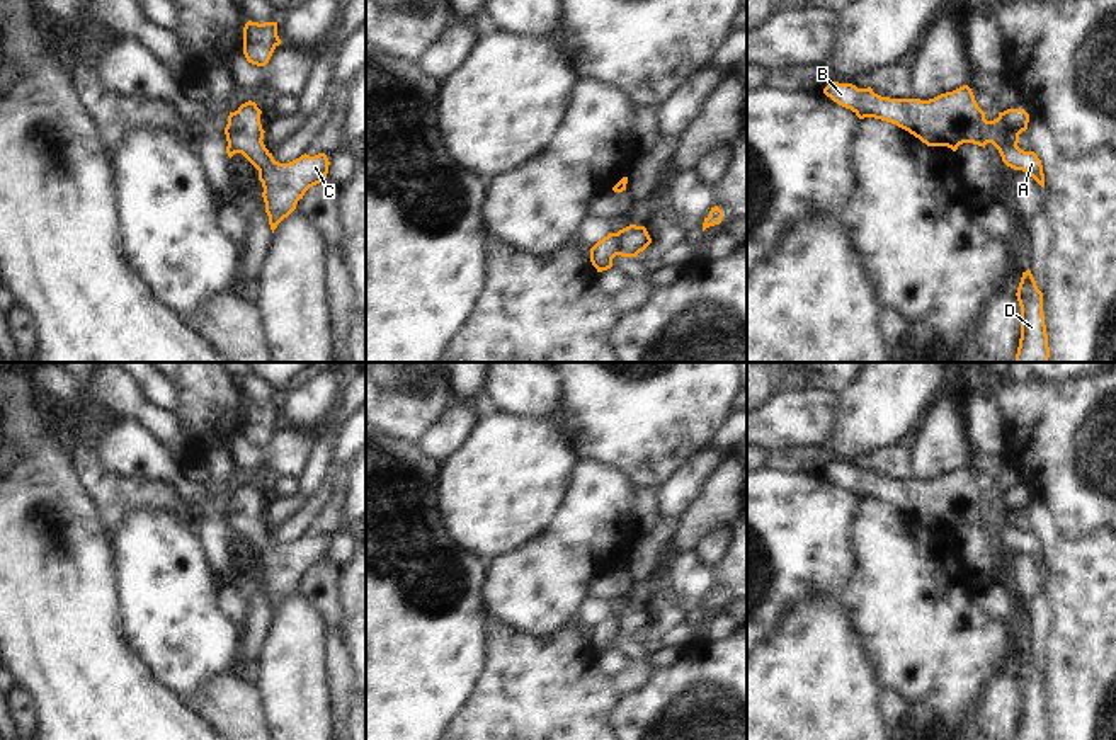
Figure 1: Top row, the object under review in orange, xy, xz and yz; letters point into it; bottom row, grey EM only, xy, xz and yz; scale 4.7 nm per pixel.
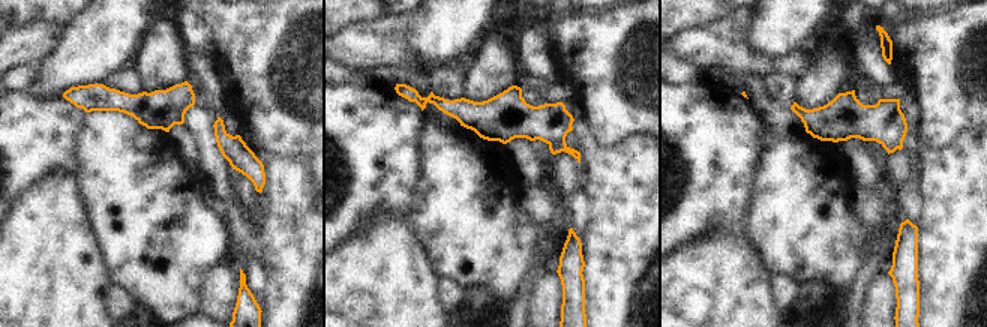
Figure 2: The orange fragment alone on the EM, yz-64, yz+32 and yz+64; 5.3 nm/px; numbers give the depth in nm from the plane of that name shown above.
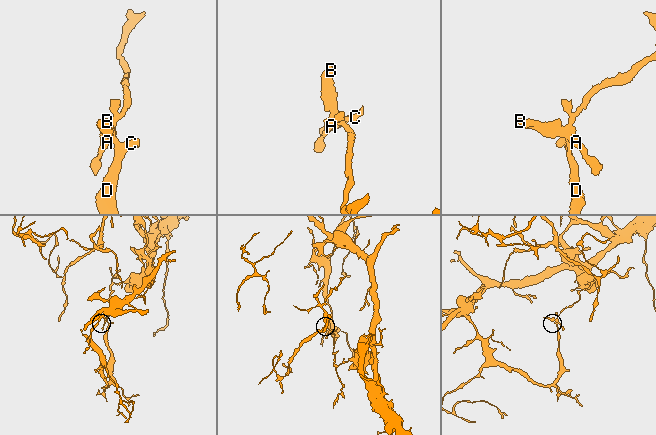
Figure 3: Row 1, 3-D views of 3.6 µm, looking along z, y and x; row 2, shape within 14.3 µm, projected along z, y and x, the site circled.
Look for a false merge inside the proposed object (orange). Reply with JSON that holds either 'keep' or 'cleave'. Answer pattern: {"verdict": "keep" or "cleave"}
{"verdict": "cleave"}

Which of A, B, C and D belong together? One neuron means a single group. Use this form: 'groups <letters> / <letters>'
groups A / B C D

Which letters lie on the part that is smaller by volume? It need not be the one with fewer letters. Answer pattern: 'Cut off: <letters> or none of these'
Cut off: A

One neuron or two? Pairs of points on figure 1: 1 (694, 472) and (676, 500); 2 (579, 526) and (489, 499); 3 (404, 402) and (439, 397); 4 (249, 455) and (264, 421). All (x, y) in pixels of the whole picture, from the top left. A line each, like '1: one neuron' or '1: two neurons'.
1: one neuron
2: two neurons
3: one neuron
4: two neurons

